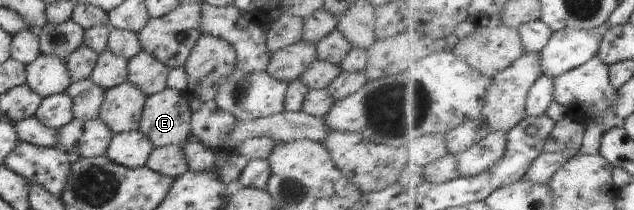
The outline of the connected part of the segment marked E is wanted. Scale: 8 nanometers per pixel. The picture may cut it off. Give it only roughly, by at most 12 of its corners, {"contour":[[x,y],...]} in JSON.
{"contour":[[186,93],[147,98],[139,132],[154,147],[192,139]]}

